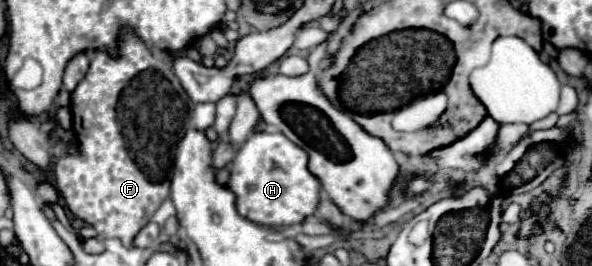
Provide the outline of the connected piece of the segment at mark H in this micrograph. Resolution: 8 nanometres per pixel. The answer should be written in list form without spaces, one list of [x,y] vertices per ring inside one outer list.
[[[256,131],[236,151],[230,167],[228,189],[236,195],[238,213],[260,225],[296,225],[312,215],[318,205],[318,179],[308,171],[308,153],[282,133]]]

